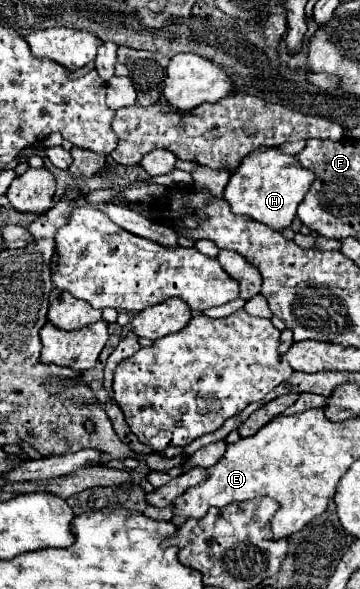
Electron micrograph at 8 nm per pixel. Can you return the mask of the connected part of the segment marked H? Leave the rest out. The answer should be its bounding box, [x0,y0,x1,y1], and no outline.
[223,148,313,232]

